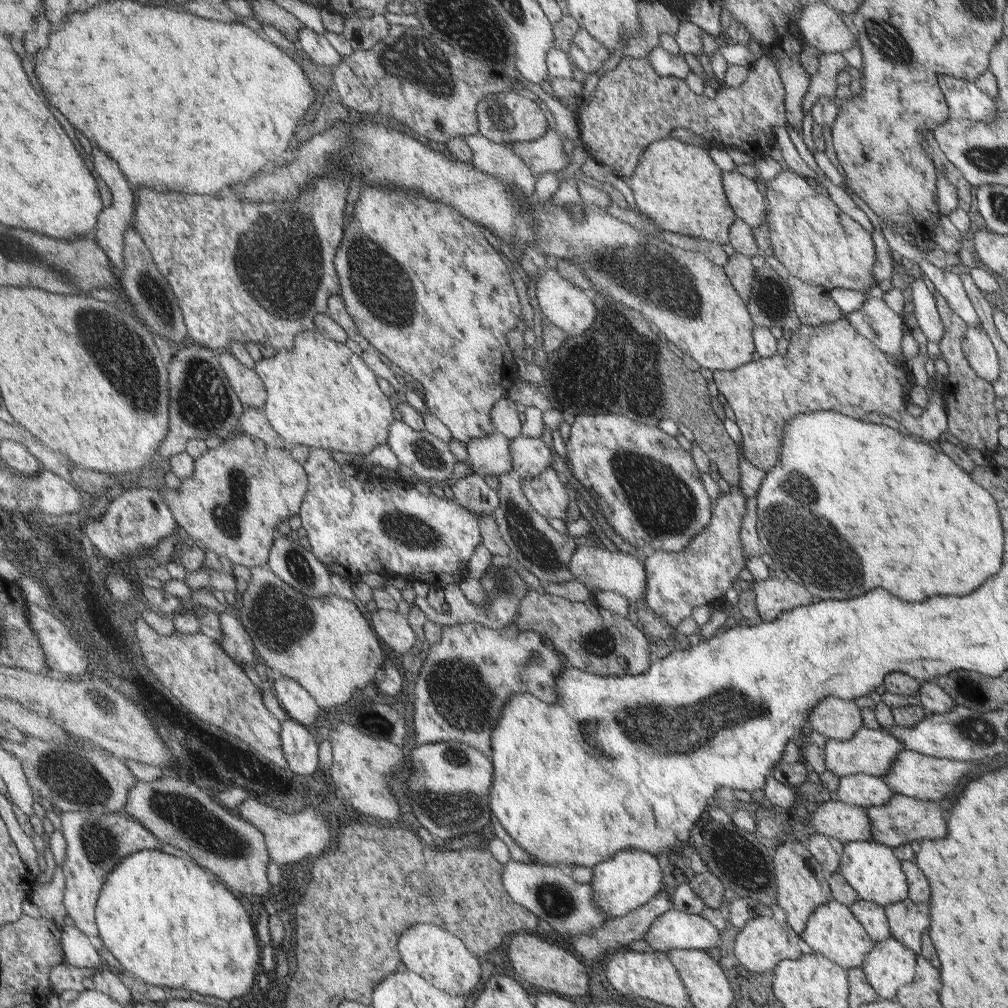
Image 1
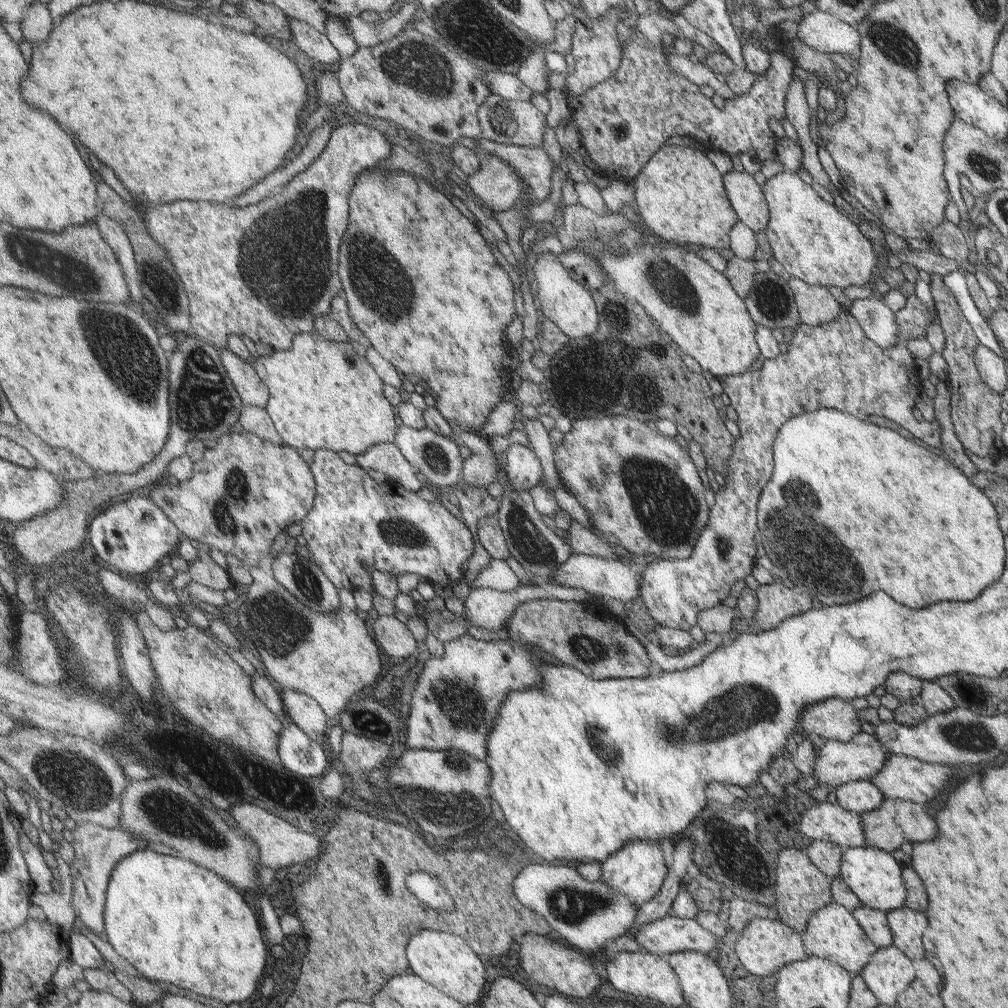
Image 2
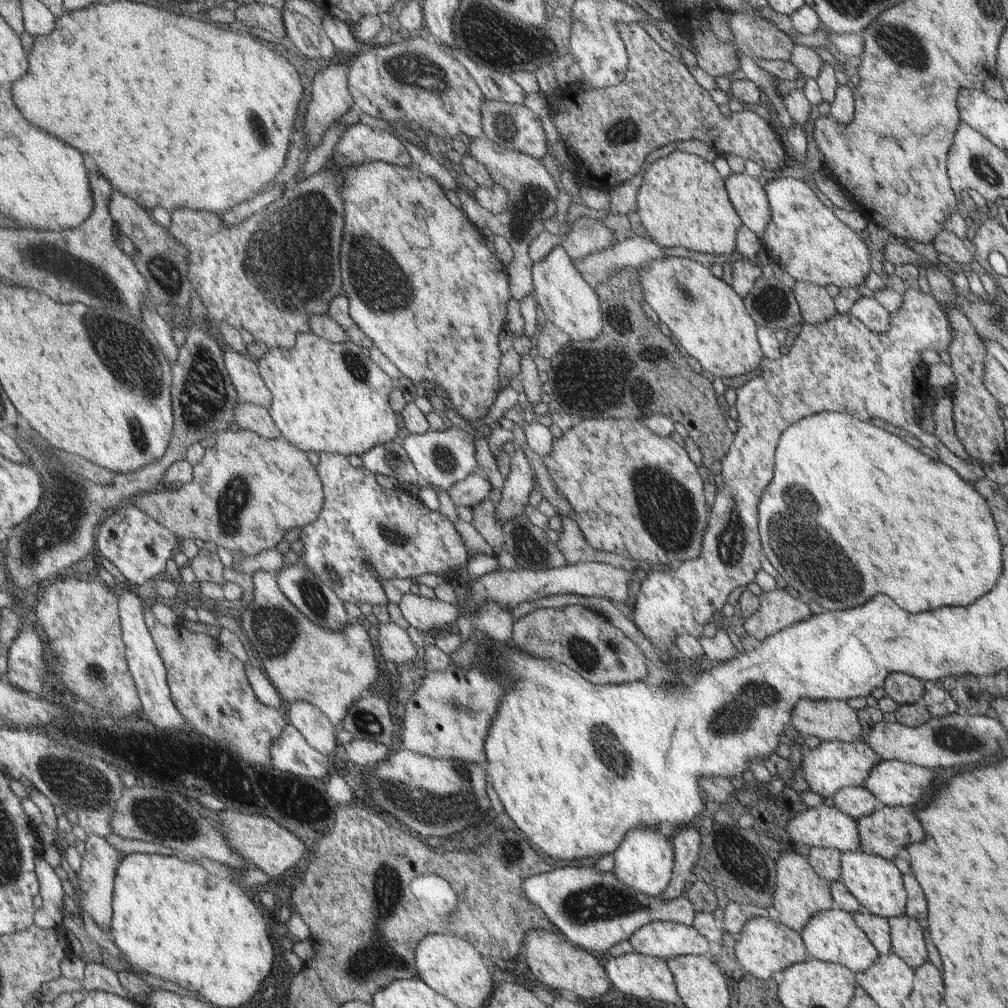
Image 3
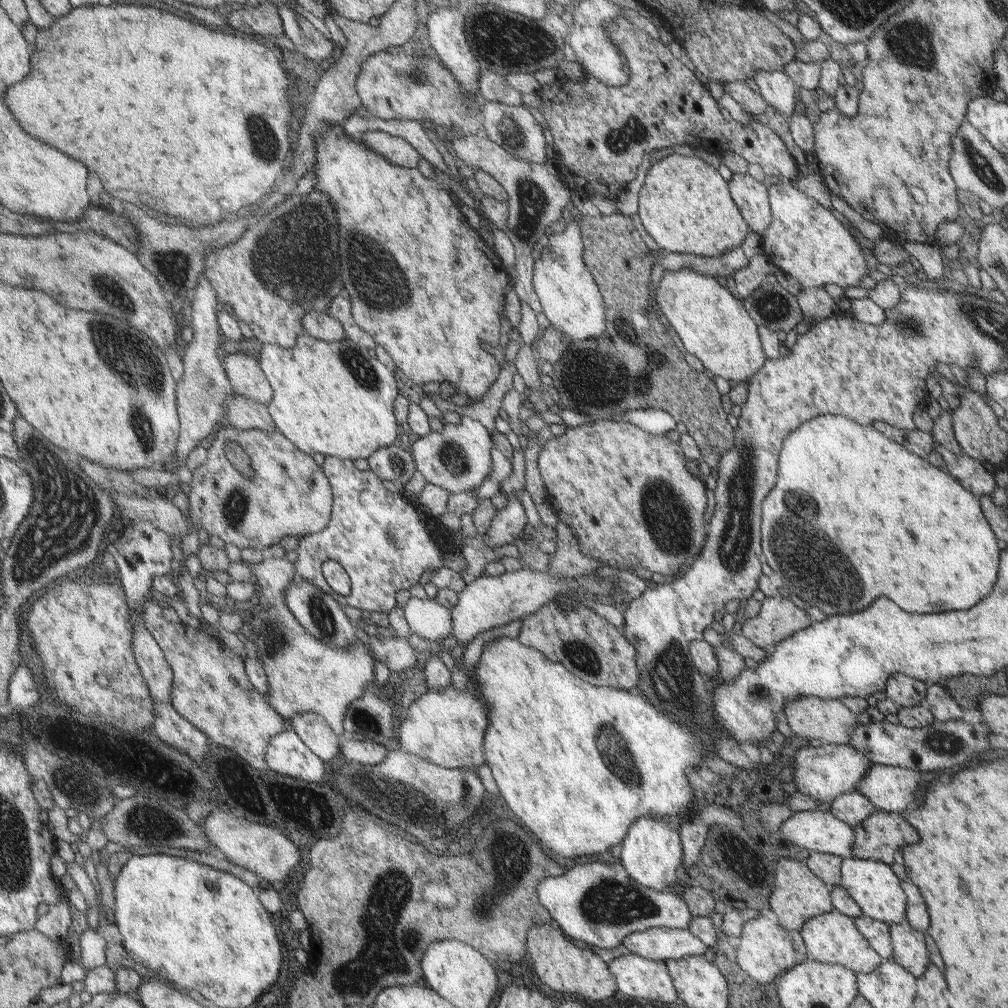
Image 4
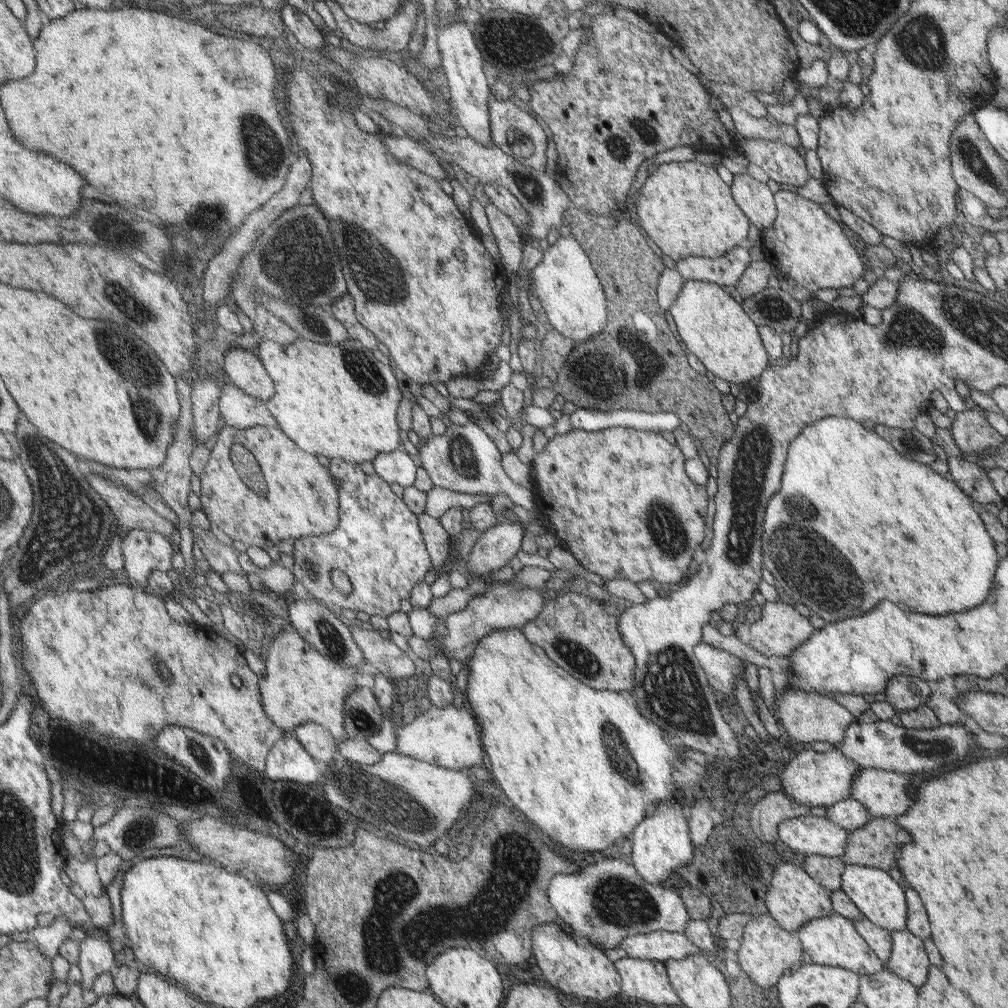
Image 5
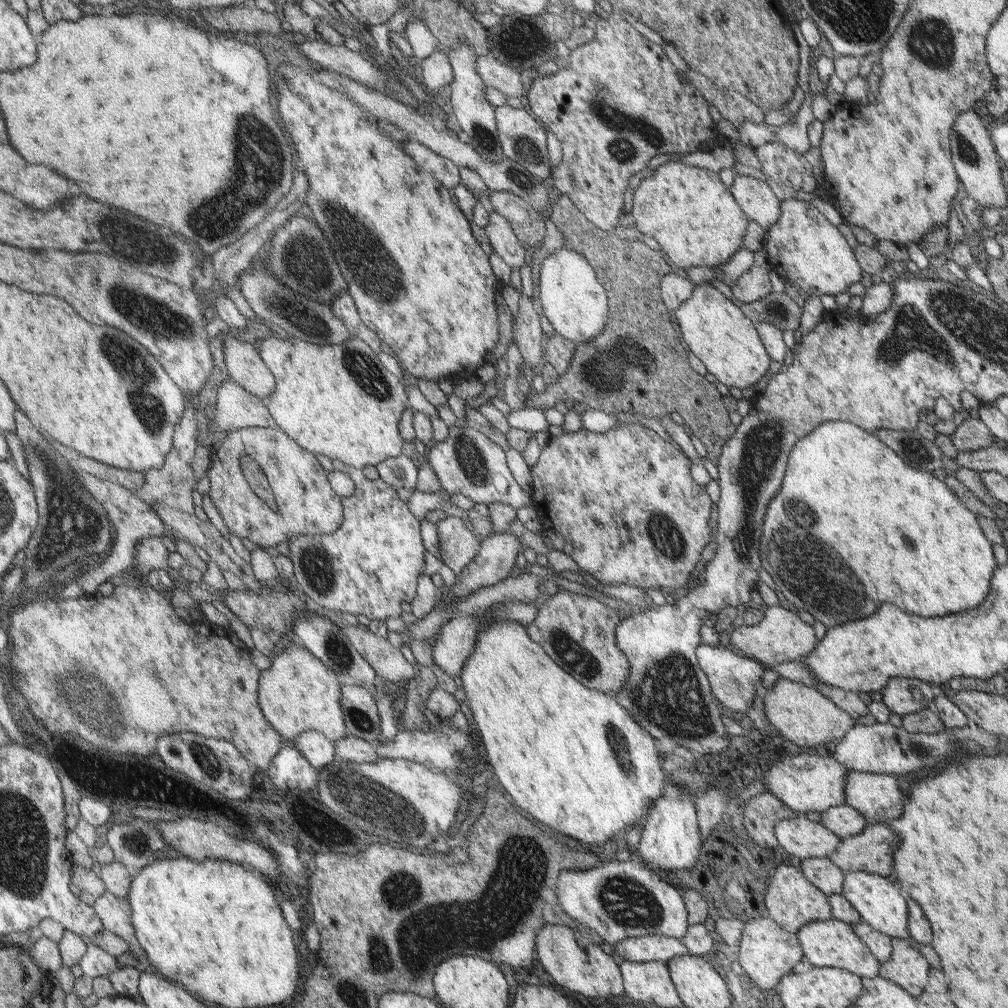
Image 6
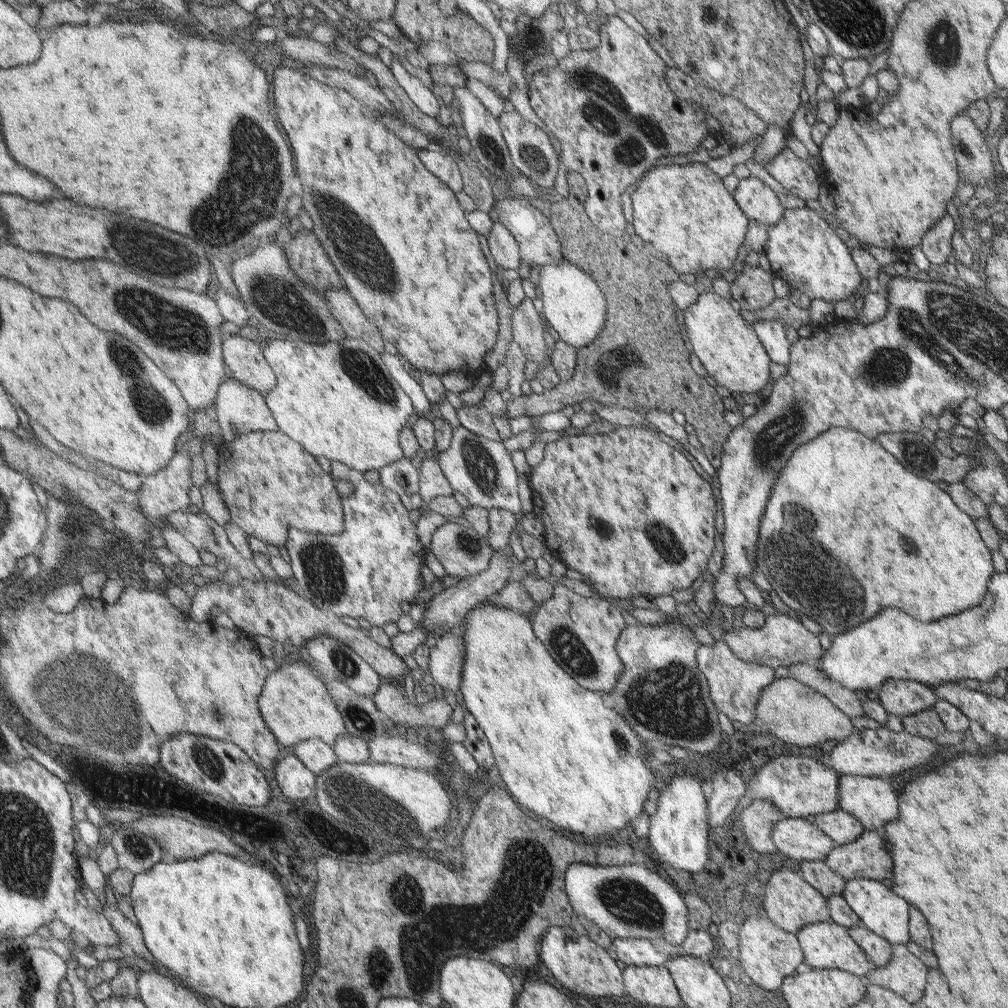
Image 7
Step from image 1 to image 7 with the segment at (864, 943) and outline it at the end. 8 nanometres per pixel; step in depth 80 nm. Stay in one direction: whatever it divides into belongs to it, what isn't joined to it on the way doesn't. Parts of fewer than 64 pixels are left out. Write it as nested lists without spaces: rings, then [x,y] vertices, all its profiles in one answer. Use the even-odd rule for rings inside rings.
[[[833,922],[811,923],[796,932],[801,945],[804,962],[812,969],[839,969],[865,978],[875,966],[866,954],[851,940],[847,929]]]

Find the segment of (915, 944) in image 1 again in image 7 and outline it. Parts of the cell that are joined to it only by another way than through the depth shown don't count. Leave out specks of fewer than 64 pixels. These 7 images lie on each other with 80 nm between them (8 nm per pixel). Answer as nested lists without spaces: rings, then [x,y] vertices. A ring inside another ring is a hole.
[[[907,945],[893,946],[893,954],[883,968],[875,968],[864,978],[865,984],[875,985],[905,998],[907,1002],[919,1002],[925,988],[925,966]]]

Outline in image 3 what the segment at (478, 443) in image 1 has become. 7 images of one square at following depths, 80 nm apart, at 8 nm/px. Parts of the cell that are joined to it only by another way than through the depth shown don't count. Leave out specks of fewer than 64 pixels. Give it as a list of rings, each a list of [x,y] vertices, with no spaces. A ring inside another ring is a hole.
[[[479,471],[471,472],[463,483],[455,484],[446,492],[453,503],[453,506],[475,507],[479,502],[488,499],[491,486],[484,475]]]

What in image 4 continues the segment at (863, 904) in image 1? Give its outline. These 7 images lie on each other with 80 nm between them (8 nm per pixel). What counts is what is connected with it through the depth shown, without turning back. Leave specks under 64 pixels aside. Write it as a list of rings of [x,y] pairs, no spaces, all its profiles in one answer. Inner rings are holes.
[[[863,914],[859,915],[853,921],[855,928],[869,943],[869,946],[880,956],[881,960],[891,960],[893,944],[890,939],[888,926]]]

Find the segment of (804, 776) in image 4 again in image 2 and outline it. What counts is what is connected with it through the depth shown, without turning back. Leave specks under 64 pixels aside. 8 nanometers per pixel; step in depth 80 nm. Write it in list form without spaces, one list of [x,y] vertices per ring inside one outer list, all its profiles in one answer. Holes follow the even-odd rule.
[[[860,732],[848,741],[826,739],[818,745],[812,775],[817,785],[828,785],[831,789],[851,781],[869,781],[881,768],[887,757],[886,748],[872,735]]]

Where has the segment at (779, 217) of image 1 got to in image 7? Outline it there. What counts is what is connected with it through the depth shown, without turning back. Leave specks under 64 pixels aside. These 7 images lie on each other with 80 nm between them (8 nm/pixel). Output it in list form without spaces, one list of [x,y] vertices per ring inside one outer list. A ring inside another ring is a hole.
[[[805,206],[801,209],[784,210],[777,223],[767,226],[766,233],[763,255],[770,264],[770,272],[784,279],[789,286],[802,292],[810,300],[821,299],[834,304],[837,300],[849,298],[859,286],[861,280],[845,244],[815,212]]]

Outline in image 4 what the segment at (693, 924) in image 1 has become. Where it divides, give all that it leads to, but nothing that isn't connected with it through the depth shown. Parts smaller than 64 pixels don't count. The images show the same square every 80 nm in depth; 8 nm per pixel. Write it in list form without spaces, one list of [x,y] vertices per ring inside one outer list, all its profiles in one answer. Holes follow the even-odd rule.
[[[653,927],[631,933],[621,943],[632,955],[651,961],[677,960],[693,955],[711,954],[710,949],[687,929]]]

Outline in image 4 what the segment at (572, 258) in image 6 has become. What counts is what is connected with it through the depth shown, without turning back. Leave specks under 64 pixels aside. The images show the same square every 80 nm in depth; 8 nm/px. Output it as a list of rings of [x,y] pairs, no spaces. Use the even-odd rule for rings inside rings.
[[[570,220],[565,225],[563,232],[555,233],[551,238],[547,235],[550,244],[547,244],[540,252],[540,258],[534,262],[532,269],[532,286],[537,296],[541,312],[545,315],[547,321],[552,328],[566,335],[571,342],[577,340],[587,340],[587,338],[597,338],[601,336],[603,328],[606,328],[605,312],[603,312],[603,300],[601,294],[597,290],[597,284],[593,280],[593,276],[587,272],[585,264],[583,264],[583,244],[579,233],[579,226]]]

